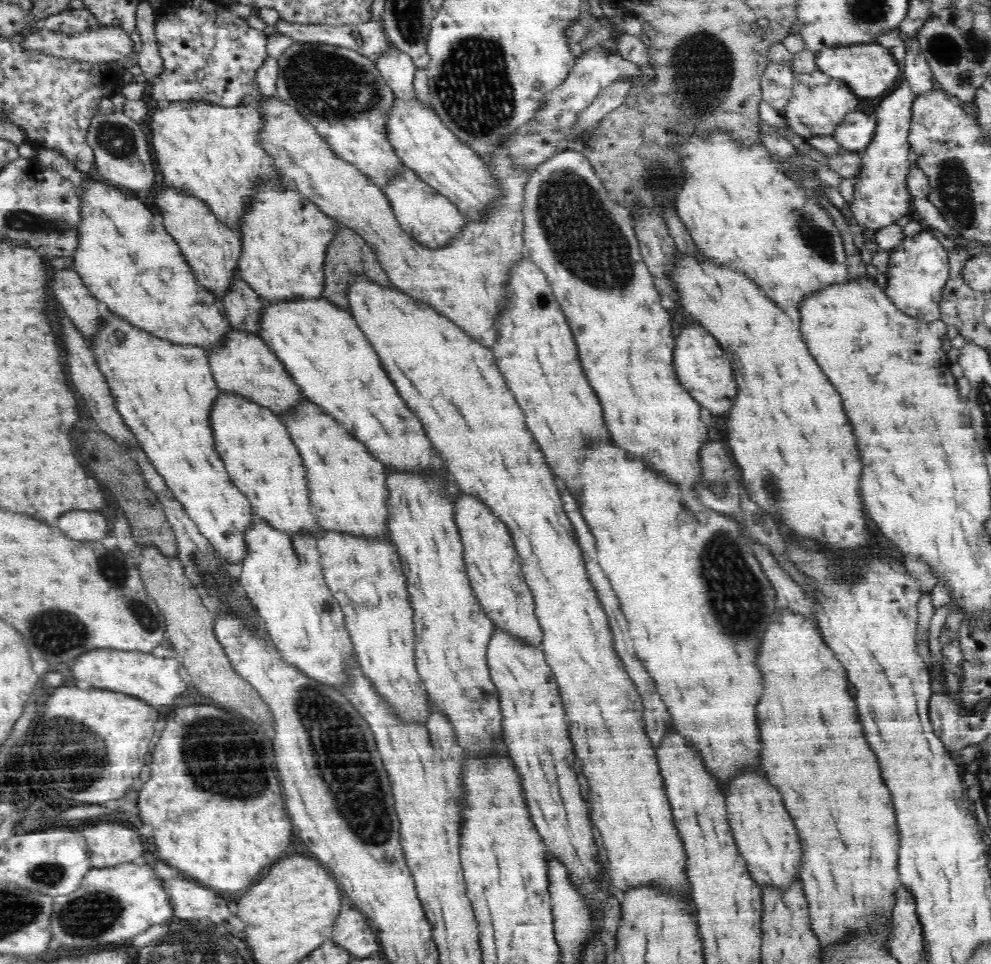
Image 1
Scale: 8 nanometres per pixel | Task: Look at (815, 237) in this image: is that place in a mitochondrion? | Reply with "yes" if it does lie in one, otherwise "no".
yes

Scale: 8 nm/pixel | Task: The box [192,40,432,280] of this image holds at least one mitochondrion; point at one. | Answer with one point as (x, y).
(328, 86)

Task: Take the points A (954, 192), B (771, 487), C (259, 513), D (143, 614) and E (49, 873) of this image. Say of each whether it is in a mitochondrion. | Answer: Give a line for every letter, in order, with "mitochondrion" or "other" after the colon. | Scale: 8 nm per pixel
A: mitochondrion
B: mitochondrion
C: other
D: mitochondrion
E: mitochondrion

